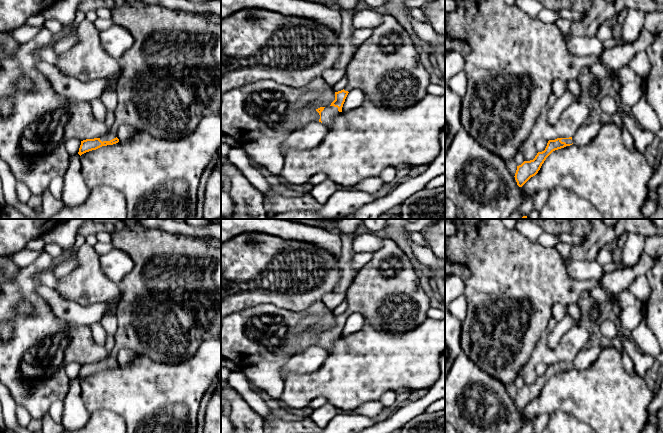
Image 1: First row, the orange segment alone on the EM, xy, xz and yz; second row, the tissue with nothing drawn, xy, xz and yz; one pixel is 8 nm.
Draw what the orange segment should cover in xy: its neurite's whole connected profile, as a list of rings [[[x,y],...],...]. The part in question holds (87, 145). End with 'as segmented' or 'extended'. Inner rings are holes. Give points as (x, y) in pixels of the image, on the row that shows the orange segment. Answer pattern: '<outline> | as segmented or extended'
[[[125,0],[125,3],[121,6],[111,9],[112,20],[114,25],[119,25],[125,28],[133,37],[133,43],[128,51],[124,53],[120,61],[120,72],[116,83],[116,92],[118,95],[118,104],[113,110],[114,123],[109,128],[106,135],[100,138],[86,139],[81,141],[78,154],[82,154],[96,150],[102,146],[113,145],[119,142],[117,138],[117,130],[122,125],[130,125],[137,130],[150,133],[154,137],[160,137],[165,139],[177,139],[192,133],[200,123],[200,121],[208,115],[219,115],[221,112],[221,24],[212,22],[209,19],[211,12],[189,12],[180,9],[166,8],[160,4],[145,4],[142,0]]] | extended

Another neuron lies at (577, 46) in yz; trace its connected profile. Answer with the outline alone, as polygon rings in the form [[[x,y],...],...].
[[[567,34],[564,39],[569,53],[573,56],[600,56],[605,50],[602,41],[596,36],[576,37],[571,34]]]

